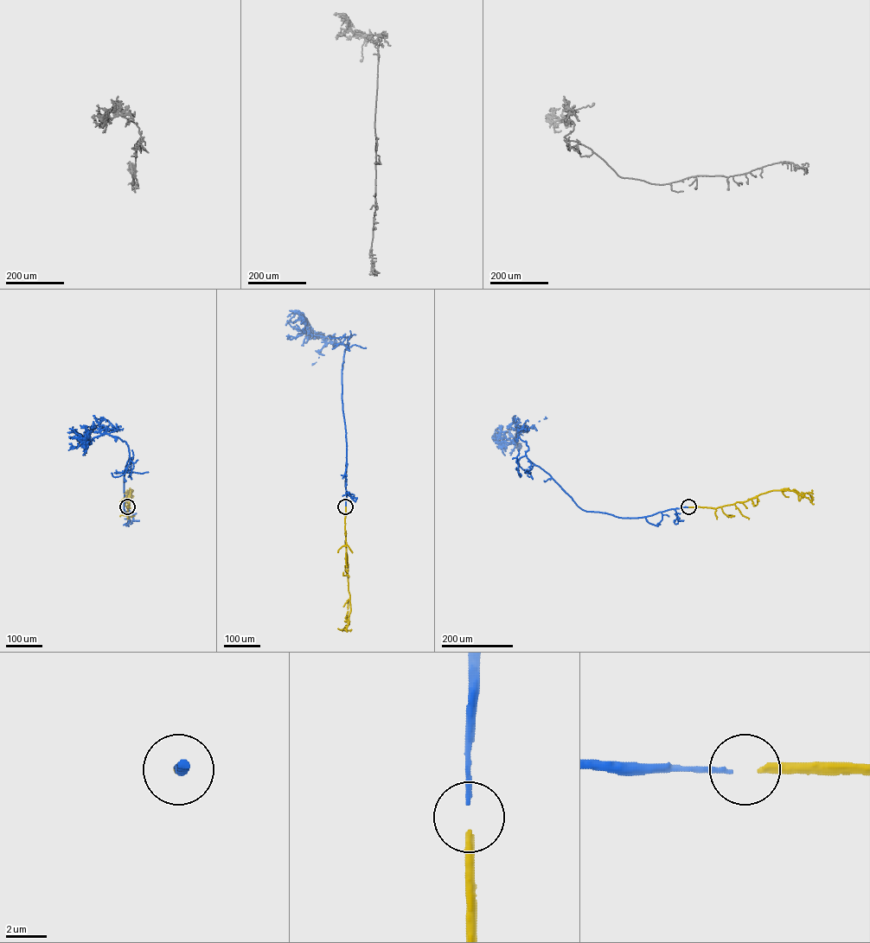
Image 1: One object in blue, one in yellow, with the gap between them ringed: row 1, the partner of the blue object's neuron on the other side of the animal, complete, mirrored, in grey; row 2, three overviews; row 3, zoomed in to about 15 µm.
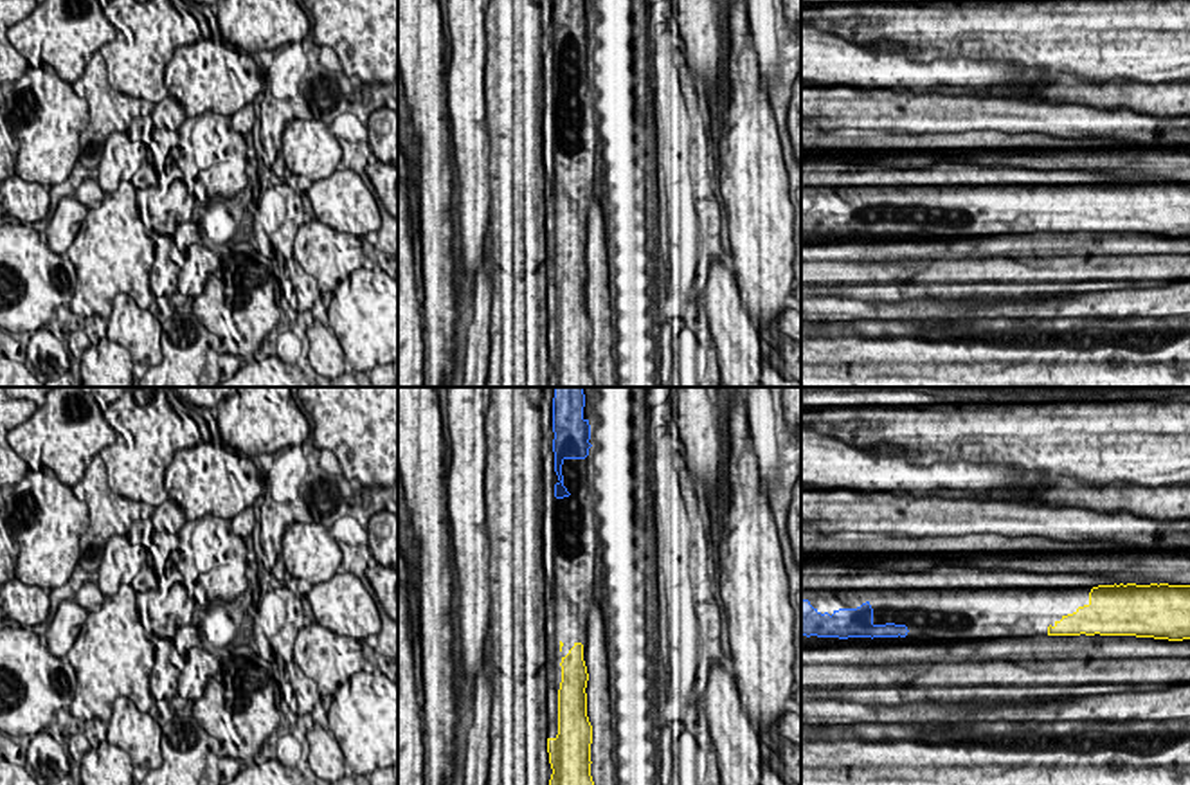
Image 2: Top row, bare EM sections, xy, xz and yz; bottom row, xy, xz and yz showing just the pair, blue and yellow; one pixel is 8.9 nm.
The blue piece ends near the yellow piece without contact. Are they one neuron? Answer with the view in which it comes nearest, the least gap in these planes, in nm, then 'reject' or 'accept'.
yz | 1250 nm | accept

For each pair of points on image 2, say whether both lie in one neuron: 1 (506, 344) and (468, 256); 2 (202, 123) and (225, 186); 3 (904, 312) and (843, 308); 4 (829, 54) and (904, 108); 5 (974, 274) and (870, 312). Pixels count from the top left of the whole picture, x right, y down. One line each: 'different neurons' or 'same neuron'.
1: different neurons
2: same neuron
3: same neuron
4: different neurons
5: different neurons

